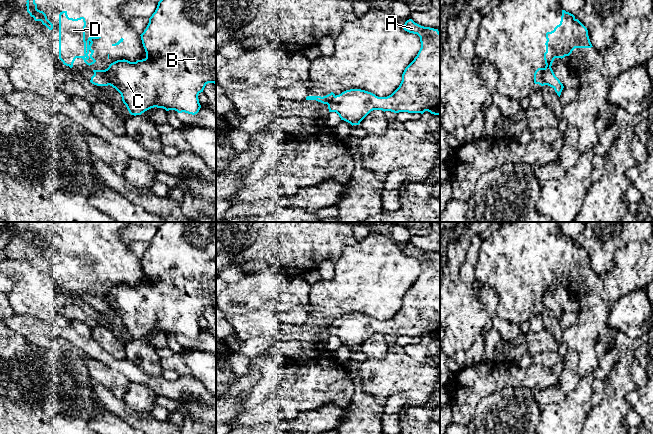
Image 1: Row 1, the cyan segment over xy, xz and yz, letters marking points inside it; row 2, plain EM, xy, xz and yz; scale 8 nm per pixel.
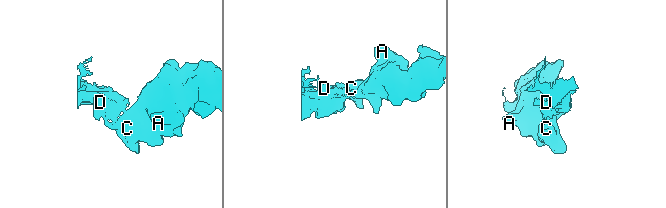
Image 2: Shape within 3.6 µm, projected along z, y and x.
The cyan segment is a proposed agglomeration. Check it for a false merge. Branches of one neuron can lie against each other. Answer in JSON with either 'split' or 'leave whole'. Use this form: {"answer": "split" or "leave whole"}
{"answer": "split"}

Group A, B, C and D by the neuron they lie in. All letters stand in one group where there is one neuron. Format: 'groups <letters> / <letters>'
groups A B C / D

